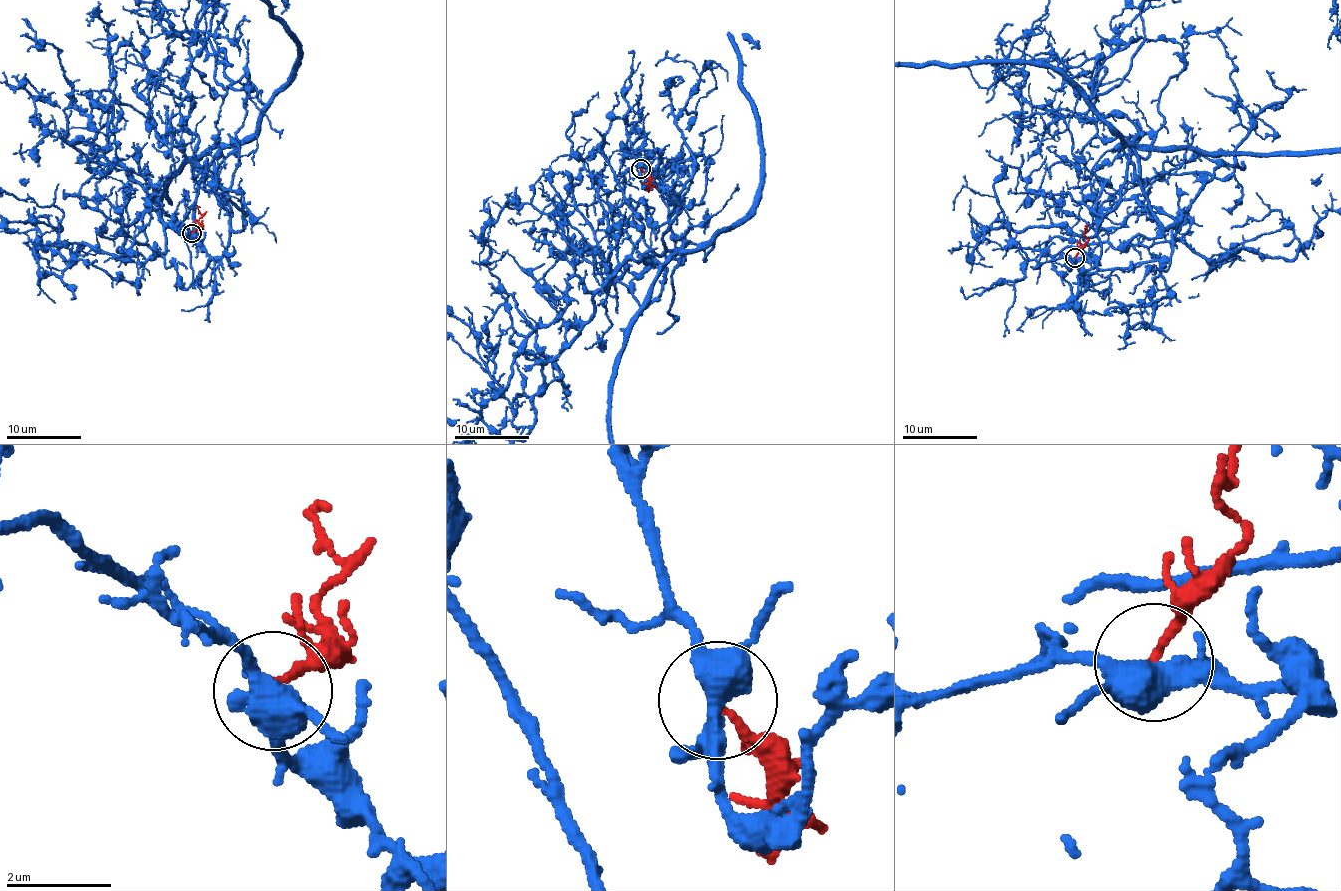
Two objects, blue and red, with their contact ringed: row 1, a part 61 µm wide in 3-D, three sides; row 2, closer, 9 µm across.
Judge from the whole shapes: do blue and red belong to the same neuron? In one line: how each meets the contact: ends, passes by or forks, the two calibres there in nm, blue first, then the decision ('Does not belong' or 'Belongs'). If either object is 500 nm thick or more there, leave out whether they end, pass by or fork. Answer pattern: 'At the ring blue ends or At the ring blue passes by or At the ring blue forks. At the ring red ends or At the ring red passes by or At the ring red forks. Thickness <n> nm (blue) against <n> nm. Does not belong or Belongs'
At the ring blue forks. At the ring red ends. Thickness 420 nm (blue) against 170 nm. Does not belong

